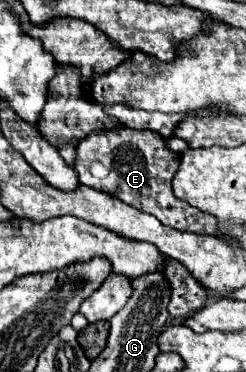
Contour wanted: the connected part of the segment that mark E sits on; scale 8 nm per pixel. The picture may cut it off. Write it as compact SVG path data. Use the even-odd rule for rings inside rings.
M125 124L111 128L111 132L91 132L77 146L75 170L81 184L109 192L133 208L151 212L165 226L219 238L219 222L215 216L183 204L171 192L171 176L179 170L179 156L167 148L165 138L157 136L157 132L131 130Z

